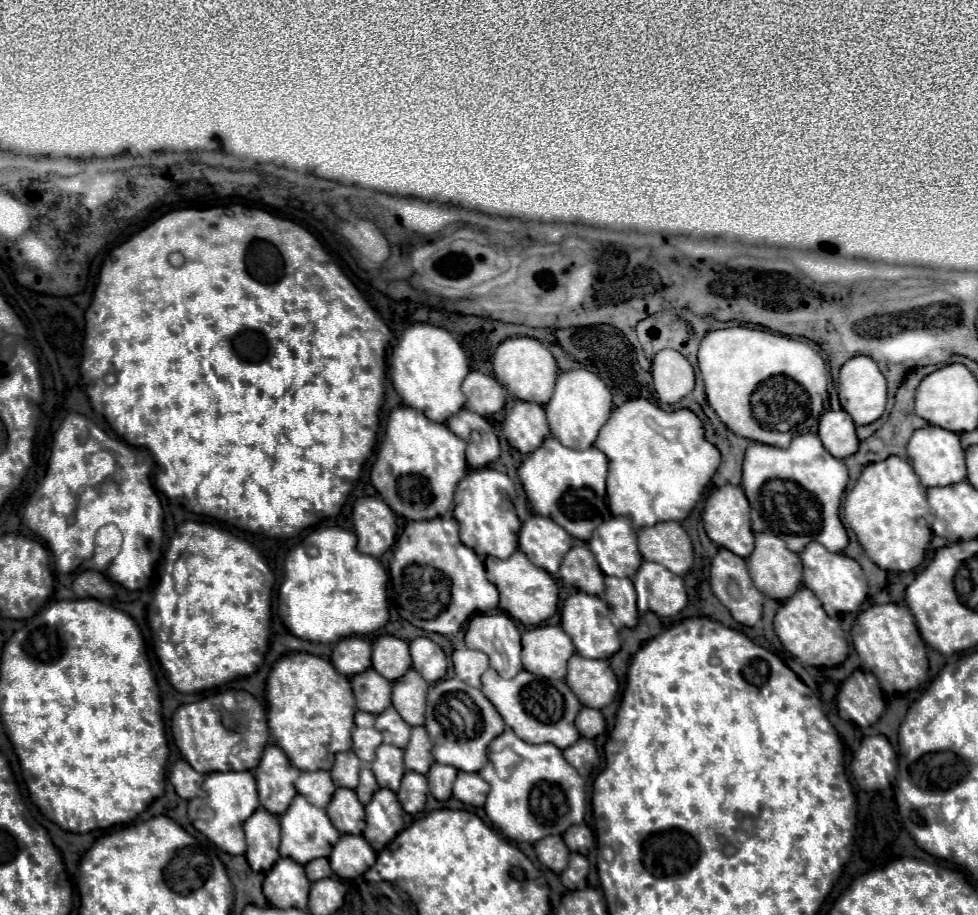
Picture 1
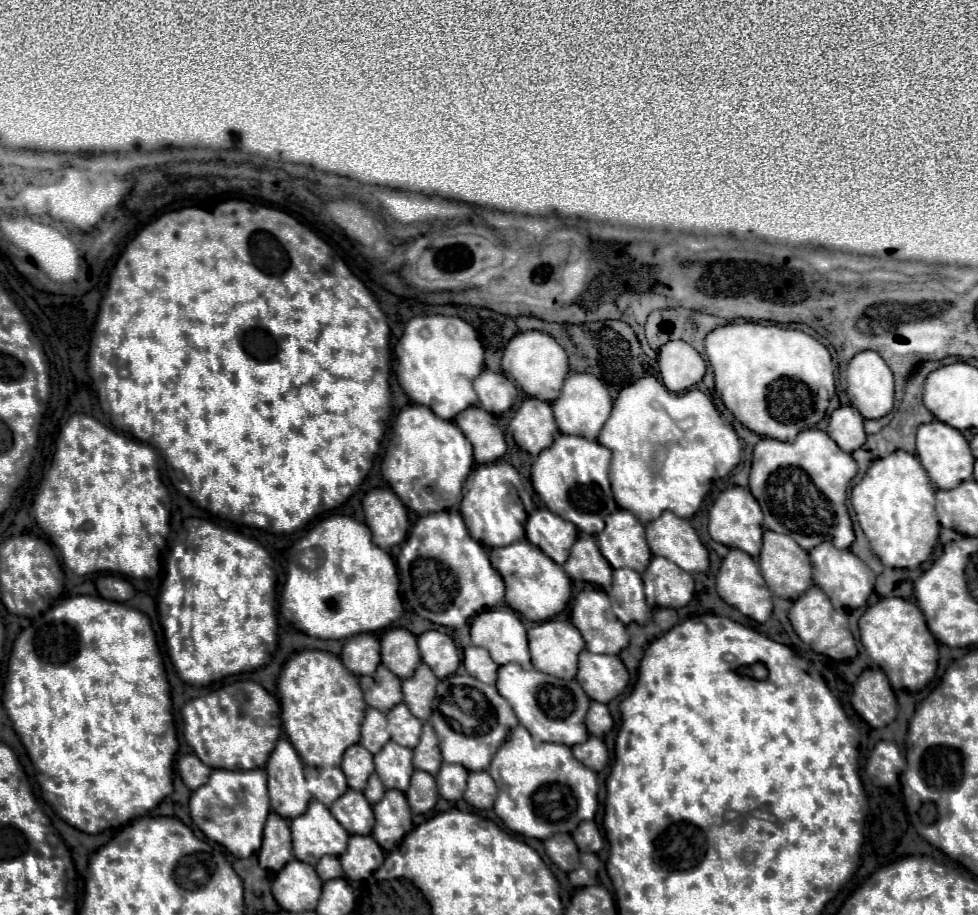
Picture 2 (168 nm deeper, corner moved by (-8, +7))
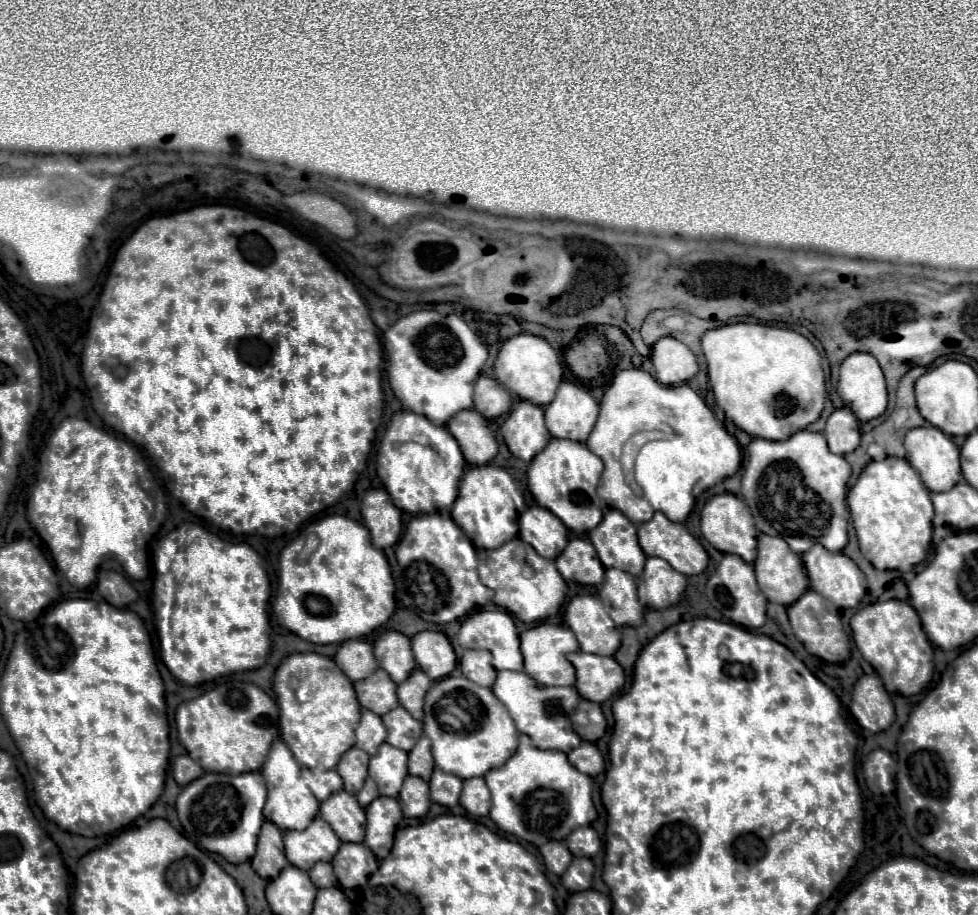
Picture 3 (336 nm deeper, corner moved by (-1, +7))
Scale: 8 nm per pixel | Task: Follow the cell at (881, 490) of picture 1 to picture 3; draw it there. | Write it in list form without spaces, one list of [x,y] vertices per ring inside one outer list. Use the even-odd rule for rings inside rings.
[[[885,458],[881,462],[869,462],[861,476],[857,478],[855,486],[847,494],[847,506],[851,512],[853,526],[857,530],[859,546],[863,556],[877,568],[877,570],[901,570],[909,572],[915,564],[923,562],[927,556],[927,548],[931,544],[931,518],[933,518],[933,504],[929,490],[921,482],[917,470],[905,458]]]

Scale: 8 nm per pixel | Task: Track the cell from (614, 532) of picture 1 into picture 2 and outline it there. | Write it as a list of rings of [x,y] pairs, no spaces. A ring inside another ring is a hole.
[[[618,510],[606,520],[606,528],[596,536],[602,556],[612,568],[632,568],[644,572],[650,564],[652,552],[646,544],[644,526],[632,512]]]

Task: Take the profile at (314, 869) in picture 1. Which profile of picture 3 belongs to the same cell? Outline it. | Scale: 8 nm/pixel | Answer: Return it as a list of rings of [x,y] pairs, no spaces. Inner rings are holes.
[[[317,862],[309,870],[309,878],[313,880],[313,884],[317,884],[317,888],[327,888],[329,884],[337,884],[337,878],[333,874],[333,866],[329,862]]]

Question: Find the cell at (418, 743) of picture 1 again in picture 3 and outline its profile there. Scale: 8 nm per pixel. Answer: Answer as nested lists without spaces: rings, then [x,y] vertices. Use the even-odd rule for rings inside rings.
[[[421,736],[417,740],[417,744],[413,746],[413,750],[409,752],[409,774],[413,776],[421,776],[423,780],[429,782],[429,776],[433,774],[433,756],[431,756],[431,746],[429,746],[429,738]]]

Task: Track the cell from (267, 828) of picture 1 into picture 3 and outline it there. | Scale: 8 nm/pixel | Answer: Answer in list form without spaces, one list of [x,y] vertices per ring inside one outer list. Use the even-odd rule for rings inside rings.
[[[263,822],[257,852],[253,856],[253,870],[261,878],[273,878],[281,868],[285,868],[289,862],[285,860],[283,852],[283,832],[273,822]]]

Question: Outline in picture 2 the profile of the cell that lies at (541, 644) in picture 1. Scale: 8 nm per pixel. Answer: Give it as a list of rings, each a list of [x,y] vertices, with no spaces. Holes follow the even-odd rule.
[[[548,620],[528,630],[532,664],[540,672],[572,680],[576,676],[578,654],[584,650],[584,638],[572,622]]]

